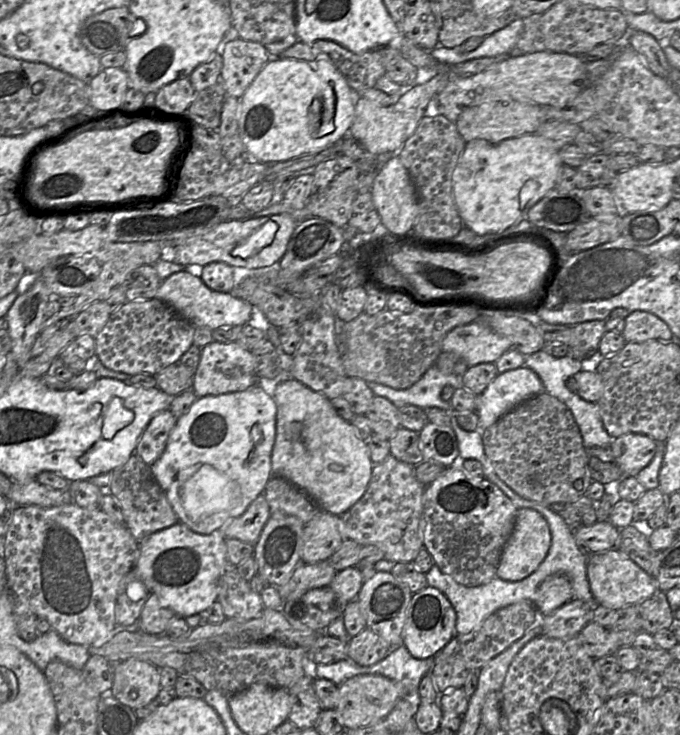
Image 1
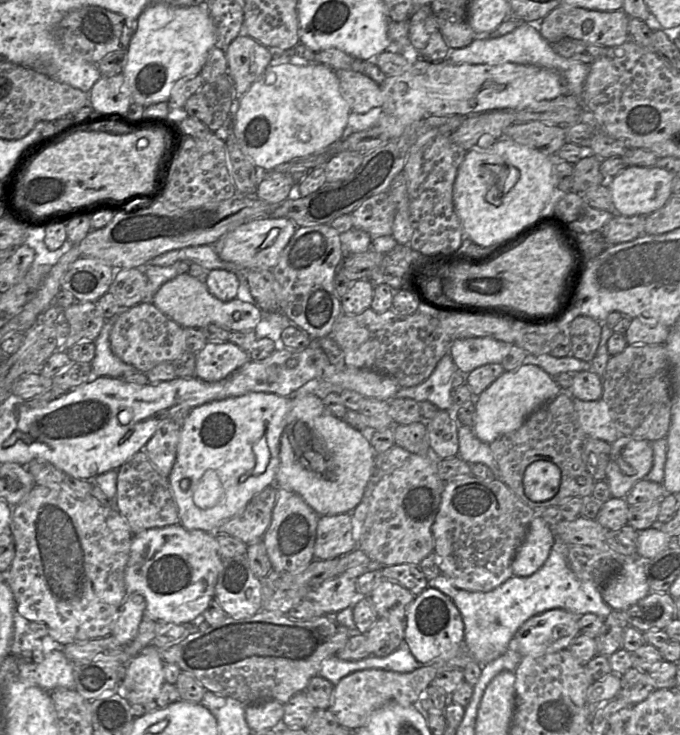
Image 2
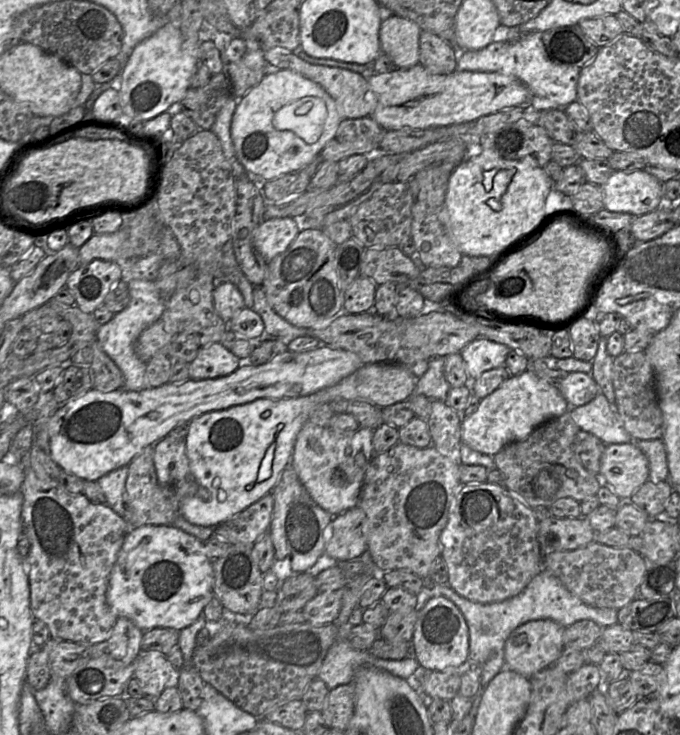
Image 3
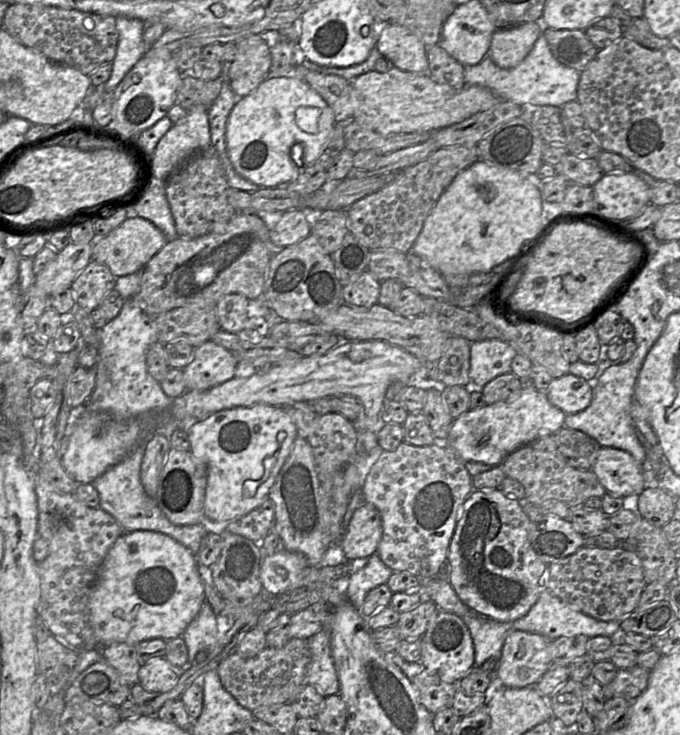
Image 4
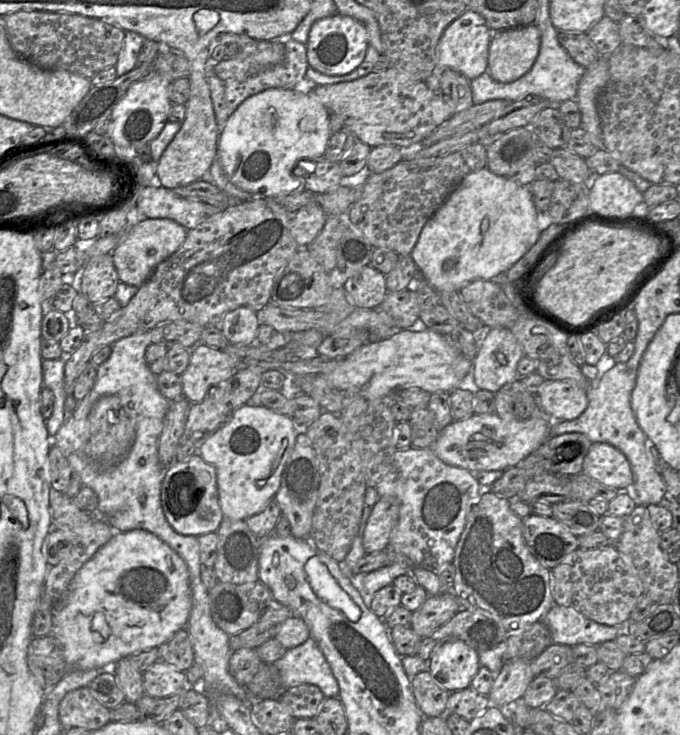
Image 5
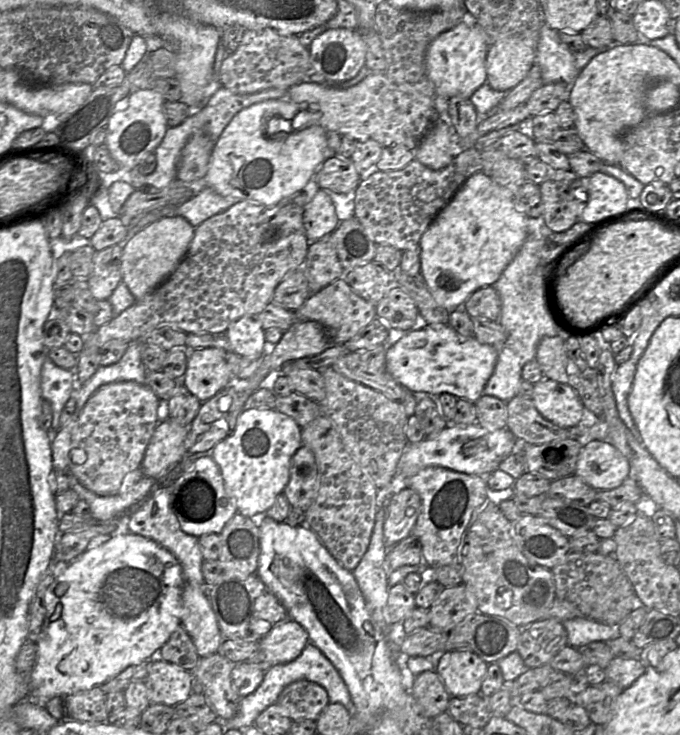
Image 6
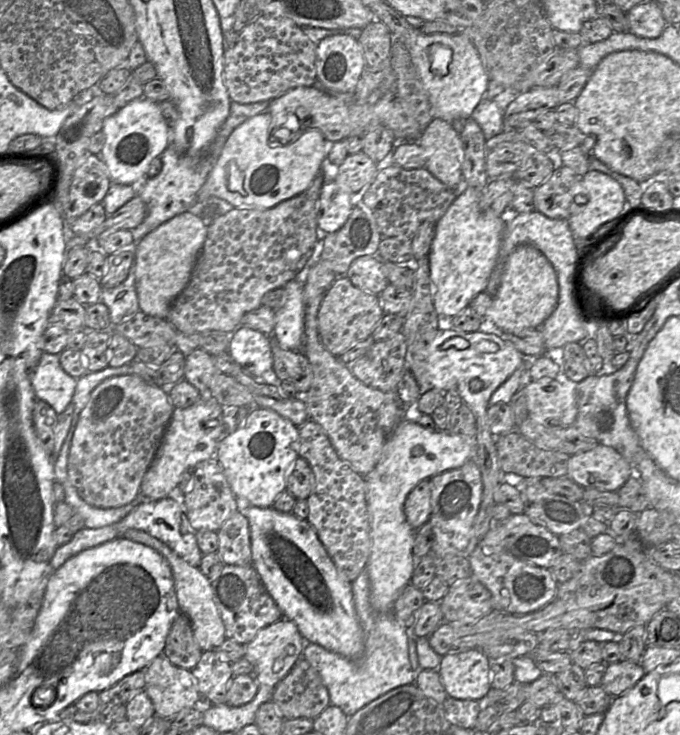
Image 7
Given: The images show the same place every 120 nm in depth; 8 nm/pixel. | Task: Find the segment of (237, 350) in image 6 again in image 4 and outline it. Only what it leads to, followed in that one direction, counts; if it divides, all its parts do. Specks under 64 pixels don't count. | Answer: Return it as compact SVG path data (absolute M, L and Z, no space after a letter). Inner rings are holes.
M241 294L223 296L215 306L220 329L240 333L248 319L248 302Z

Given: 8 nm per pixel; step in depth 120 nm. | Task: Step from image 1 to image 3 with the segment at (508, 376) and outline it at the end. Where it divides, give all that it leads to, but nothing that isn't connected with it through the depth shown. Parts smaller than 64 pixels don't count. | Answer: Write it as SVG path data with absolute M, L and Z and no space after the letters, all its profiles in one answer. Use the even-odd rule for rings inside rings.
M527 370L508 378L494 392L481 399L472 415L462 418L461 443L493 457L506 445L526 439L537 427L562 416L570 408L558 388Z

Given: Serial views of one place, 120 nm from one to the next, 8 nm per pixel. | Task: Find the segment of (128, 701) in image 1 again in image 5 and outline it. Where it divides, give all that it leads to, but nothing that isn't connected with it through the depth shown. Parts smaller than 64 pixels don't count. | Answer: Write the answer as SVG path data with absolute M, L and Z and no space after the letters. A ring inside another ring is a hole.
M159 660L143 673L144 692L155 698L165 698L190 690L186 673Z

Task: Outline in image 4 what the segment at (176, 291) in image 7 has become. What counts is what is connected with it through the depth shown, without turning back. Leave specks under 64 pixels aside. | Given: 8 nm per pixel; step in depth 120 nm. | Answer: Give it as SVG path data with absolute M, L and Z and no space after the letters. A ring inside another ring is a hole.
M141 217L127 218L120 226L93 242L92 261L107 266L117 277L142 271L145 265L167 243L163 233L149 220Z

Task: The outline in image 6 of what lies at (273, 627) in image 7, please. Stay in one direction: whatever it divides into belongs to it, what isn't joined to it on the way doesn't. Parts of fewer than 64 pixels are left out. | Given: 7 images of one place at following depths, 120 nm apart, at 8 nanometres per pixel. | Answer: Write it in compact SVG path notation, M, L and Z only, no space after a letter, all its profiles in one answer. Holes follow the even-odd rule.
M286 619L259 641L259 649L274 666L296 659L309 642L306 630L296 621Z

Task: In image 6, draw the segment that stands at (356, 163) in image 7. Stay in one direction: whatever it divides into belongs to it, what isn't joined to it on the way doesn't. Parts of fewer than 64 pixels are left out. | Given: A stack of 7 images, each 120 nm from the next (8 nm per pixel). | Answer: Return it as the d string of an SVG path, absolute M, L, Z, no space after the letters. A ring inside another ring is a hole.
M330 156L316 173L315 180L320 189L336 193L347 193L360 183L360 172L351 158Z

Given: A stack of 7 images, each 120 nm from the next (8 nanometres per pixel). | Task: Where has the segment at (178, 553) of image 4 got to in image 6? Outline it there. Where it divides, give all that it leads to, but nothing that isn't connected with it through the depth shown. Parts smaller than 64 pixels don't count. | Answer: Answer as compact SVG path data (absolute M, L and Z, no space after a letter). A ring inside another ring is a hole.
M133 533L112 535L108 541L101 545L92 549L86 549L77 559L66 566L47 590L46 616L39 638L35 641L37 644L37 658L30 672L29 697L34 700L50 700L53 697L64 697L94 687L100 687L127 667L157 657L159 650L169 640L171 634L179 625L182 625L182 592L185 583L182 567L177 559L156 542L140 535Z

